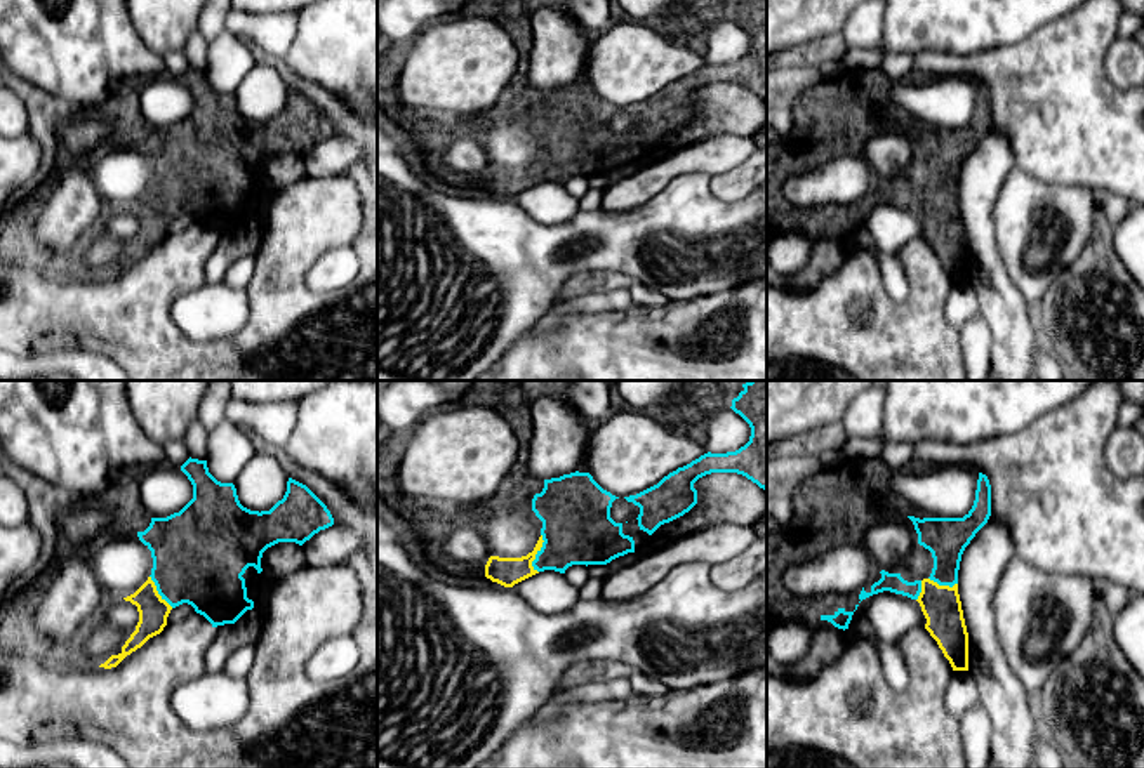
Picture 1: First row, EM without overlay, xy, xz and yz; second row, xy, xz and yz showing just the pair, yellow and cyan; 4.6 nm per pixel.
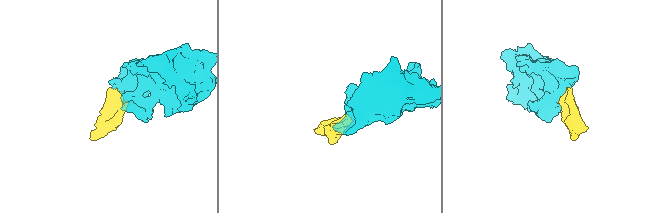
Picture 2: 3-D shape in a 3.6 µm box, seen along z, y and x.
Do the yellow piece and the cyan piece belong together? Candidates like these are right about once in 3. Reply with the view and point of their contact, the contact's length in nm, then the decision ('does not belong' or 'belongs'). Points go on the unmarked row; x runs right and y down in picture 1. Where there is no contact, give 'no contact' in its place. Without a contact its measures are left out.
xz (536, 164) | 180 nm | belongs

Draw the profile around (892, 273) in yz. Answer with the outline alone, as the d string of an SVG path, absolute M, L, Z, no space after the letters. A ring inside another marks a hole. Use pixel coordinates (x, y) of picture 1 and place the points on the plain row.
M861 228L850 231L848 245L866 248L880 262L881 278L892 301L901 302L906 299L906 273L894 254L881 252L871 235Z

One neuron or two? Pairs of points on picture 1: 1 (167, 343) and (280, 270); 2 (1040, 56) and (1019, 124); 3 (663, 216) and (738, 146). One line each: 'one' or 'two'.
1: one
2: one
3: two

